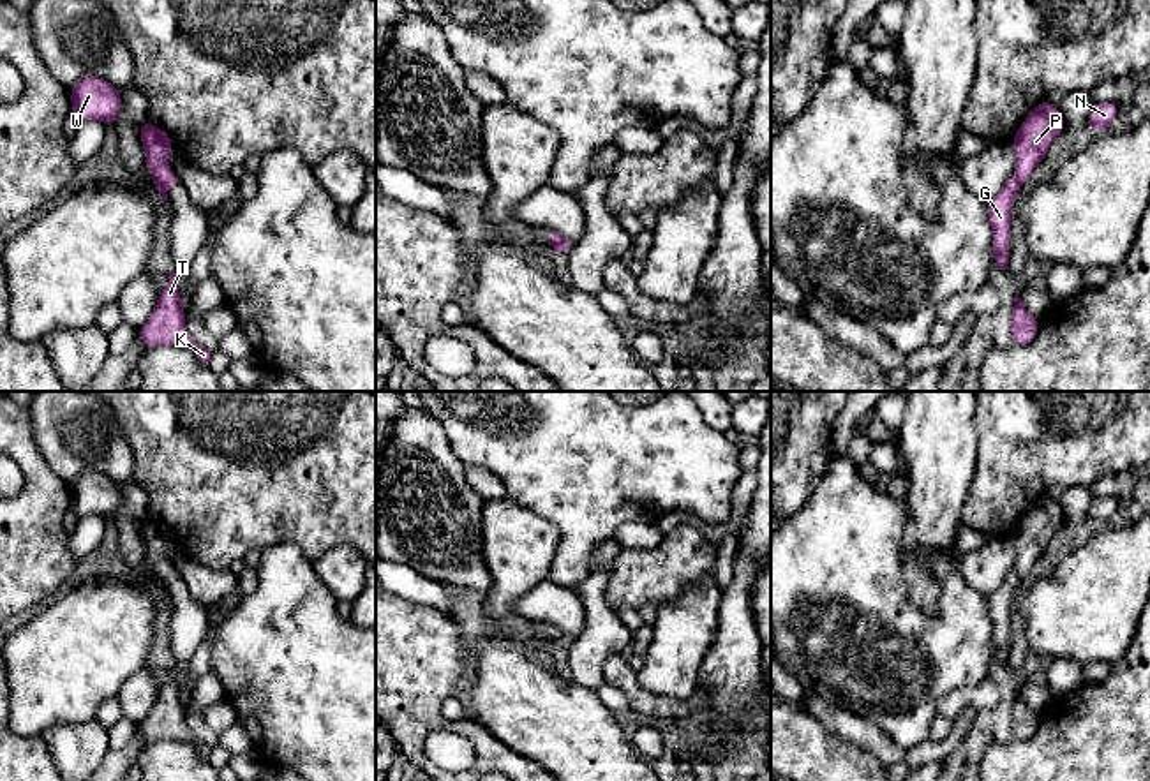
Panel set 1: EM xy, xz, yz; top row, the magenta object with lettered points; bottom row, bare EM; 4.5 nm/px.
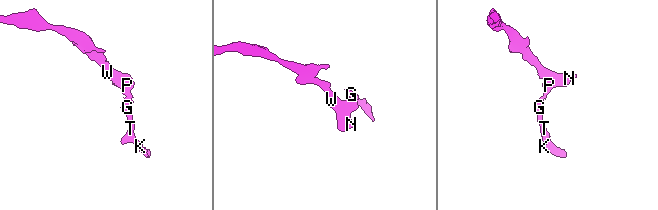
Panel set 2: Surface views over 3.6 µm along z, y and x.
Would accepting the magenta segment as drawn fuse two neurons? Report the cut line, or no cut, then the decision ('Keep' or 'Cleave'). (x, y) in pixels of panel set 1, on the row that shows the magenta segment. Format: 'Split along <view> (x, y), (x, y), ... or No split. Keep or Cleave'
Split along yz (1016, 178), (1020, 184). Cleave

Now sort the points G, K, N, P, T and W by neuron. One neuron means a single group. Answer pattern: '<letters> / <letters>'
G K T / N P W

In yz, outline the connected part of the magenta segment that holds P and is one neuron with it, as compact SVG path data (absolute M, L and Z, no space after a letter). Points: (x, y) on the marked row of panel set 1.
M1049 100L1039 102L1021 122L1011 141L1016 153L1014 176L1019 185L1028 182L1064 129L1064 115Z

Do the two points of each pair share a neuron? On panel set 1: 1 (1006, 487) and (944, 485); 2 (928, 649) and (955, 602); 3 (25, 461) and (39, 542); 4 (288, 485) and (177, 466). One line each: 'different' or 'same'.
1: different
2: same
3: same
4: same

